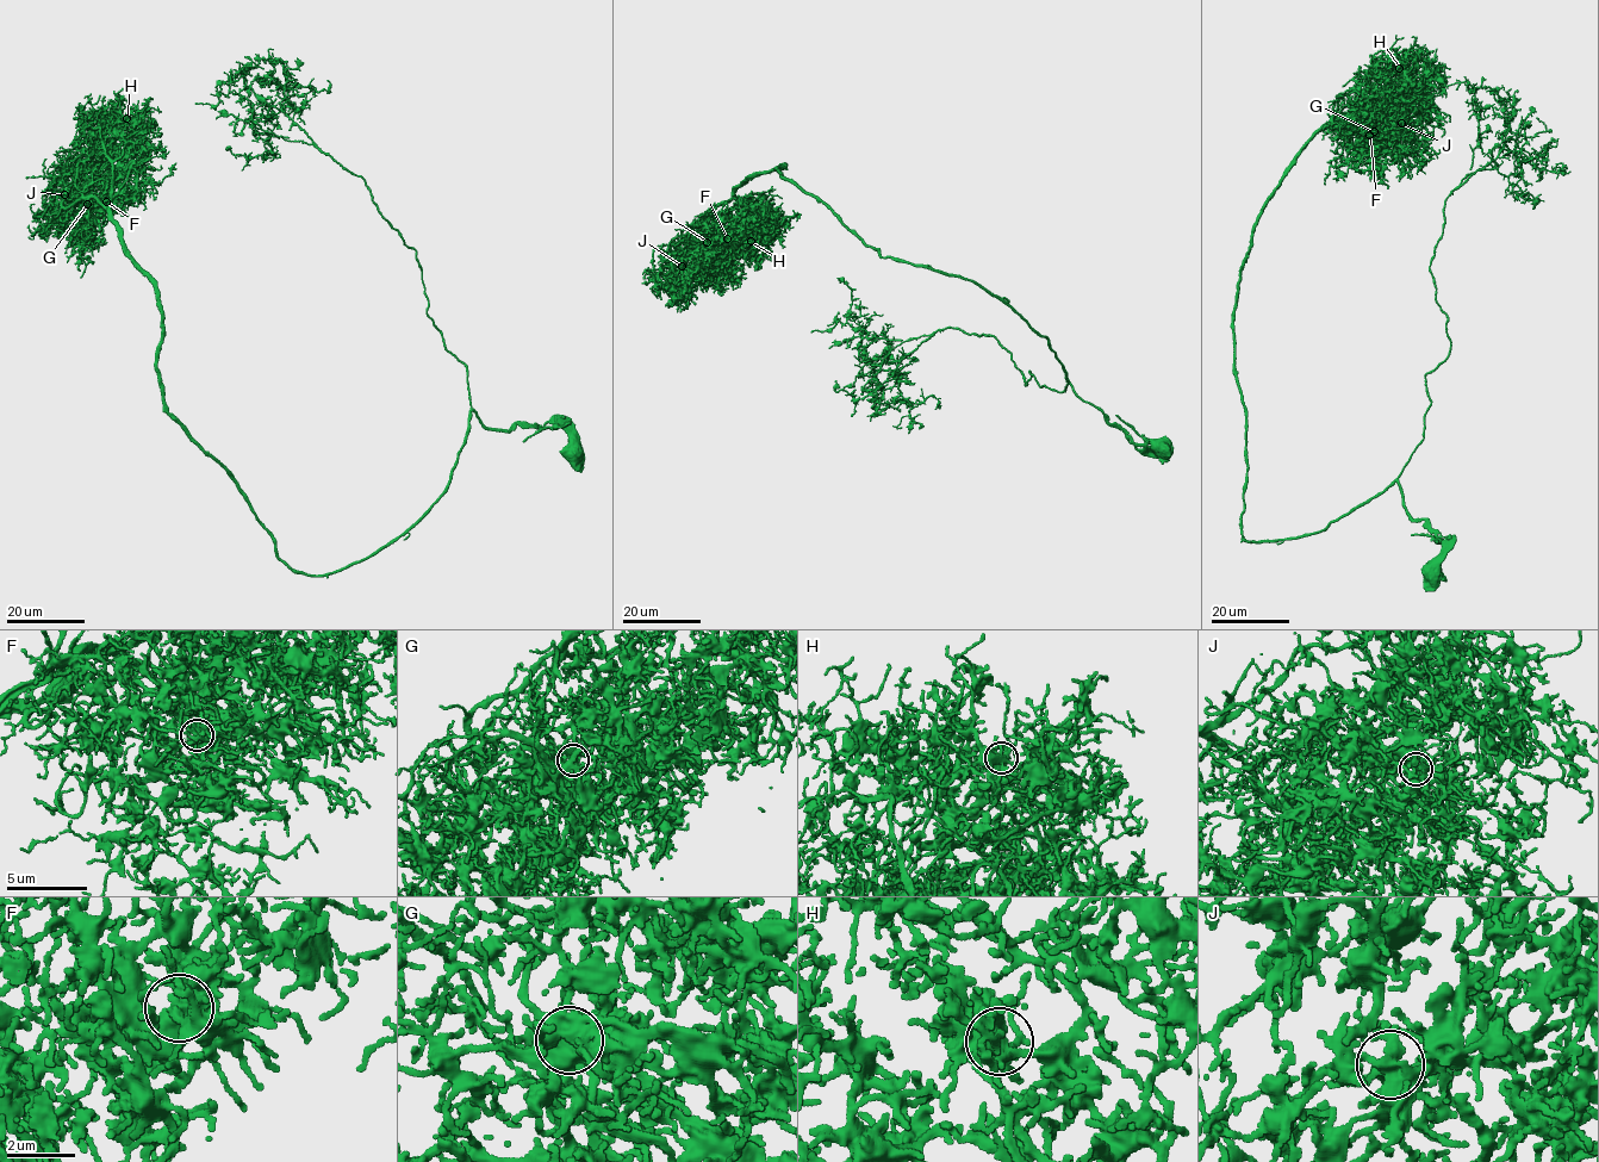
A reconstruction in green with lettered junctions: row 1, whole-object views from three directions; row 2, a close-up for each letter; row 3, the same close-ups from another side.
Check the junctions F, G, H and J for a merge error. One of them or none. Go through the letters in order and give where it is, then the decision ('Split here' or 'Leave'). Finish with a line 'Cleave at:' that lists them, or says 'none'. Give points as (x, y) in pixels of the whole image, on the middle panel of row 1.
F: Place: (727, 238). Leave
G: Place: (707, 242). Leave
H: Place: (751, 241). Leave
J: Place: (682, 266). Leave
Cleave at: none

